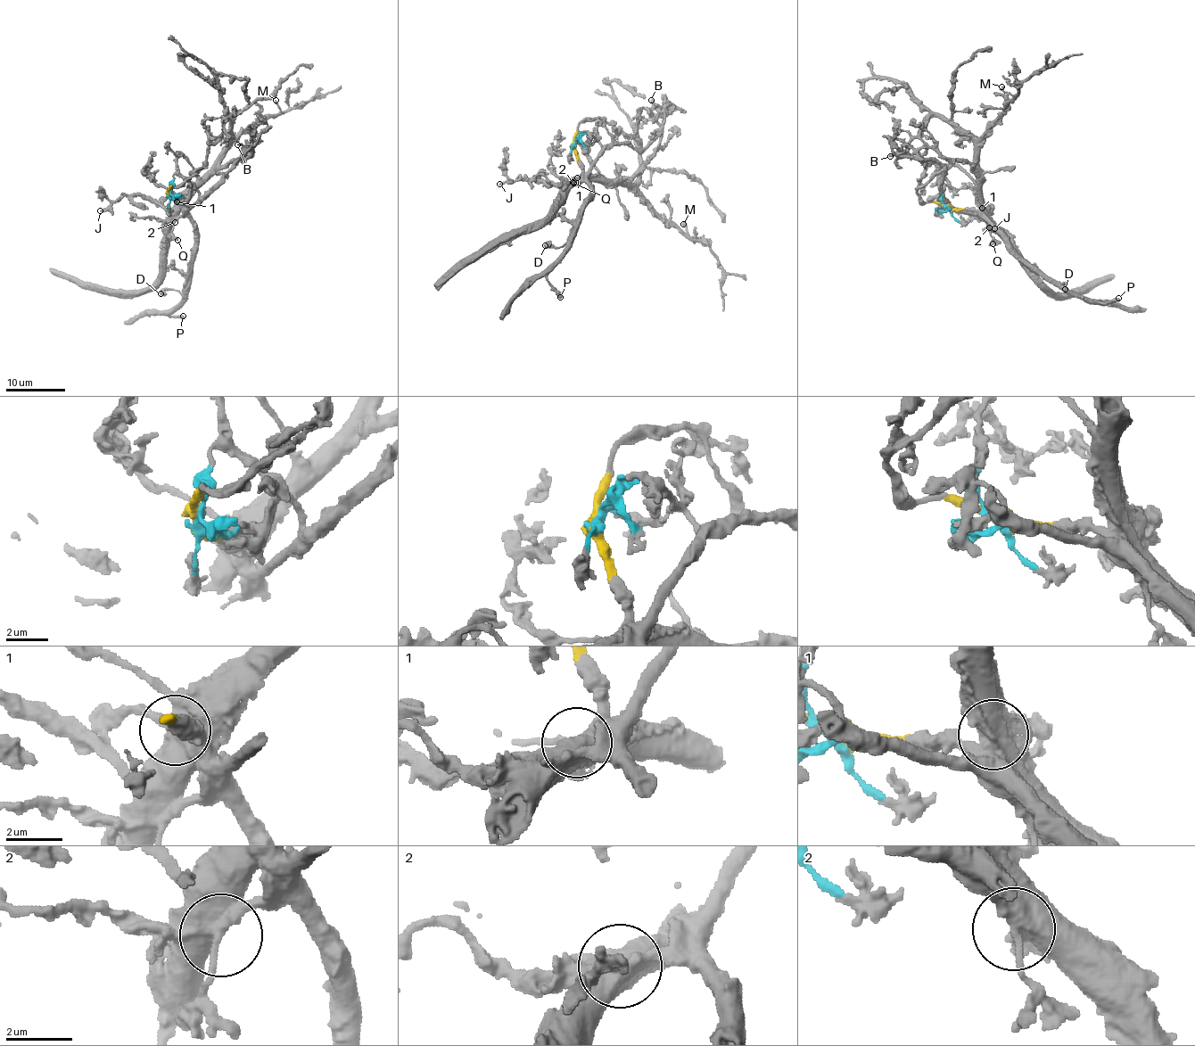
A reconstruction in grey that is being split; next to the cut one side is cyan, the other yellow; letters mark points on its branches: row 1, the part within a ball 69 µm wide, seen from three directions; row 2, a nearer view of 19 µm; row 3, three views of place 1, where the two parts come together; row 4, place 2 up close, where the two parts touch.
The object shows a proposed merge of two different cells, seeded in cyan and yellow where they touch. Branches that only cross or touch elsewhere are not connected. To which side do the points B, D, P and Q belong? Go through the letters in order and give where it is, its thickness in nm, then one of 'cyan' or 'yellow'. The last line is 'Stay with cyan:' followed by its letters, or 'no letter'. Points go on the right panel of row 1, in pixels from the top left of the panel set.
B: at (890, 156); 280 nm thick; cyan
D: at (1065, 289); 650 nm thick; yellow
P: at (1118, 298); 460 nm thick; yellow
Q: at (993, 243); 300 nm thick; yellow
Stay with cyan: B

